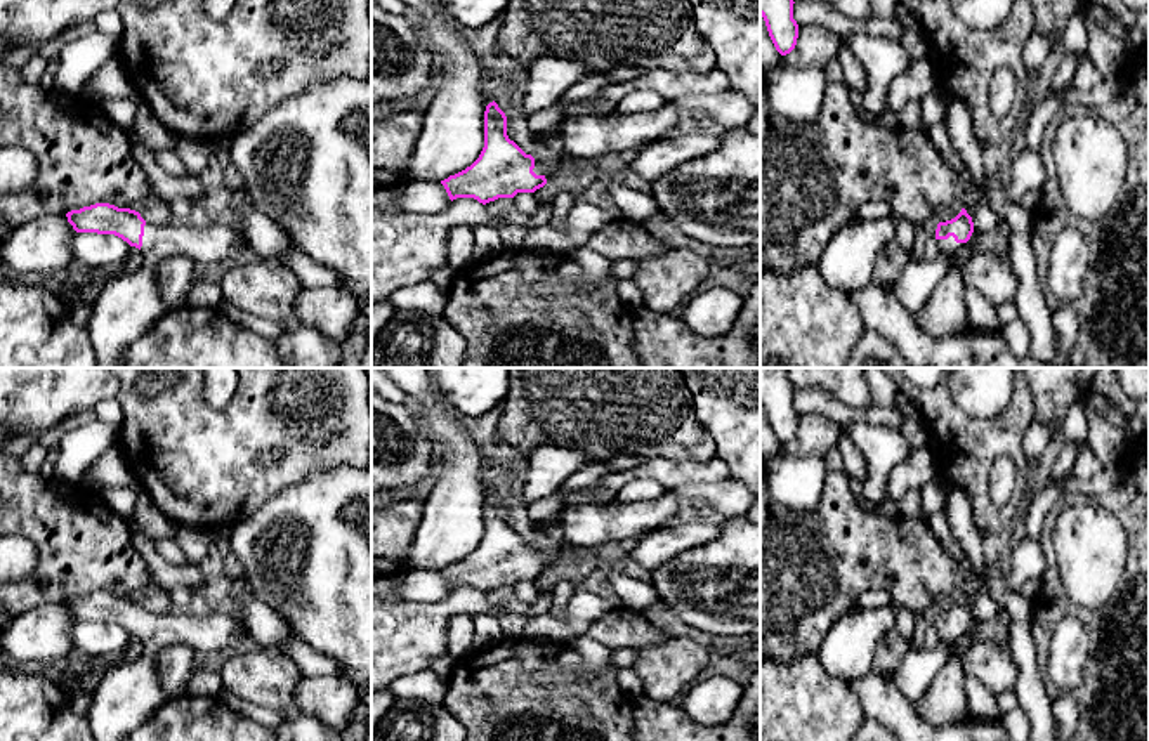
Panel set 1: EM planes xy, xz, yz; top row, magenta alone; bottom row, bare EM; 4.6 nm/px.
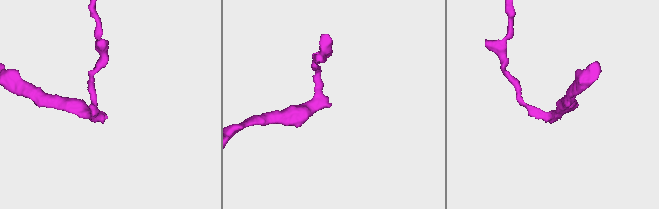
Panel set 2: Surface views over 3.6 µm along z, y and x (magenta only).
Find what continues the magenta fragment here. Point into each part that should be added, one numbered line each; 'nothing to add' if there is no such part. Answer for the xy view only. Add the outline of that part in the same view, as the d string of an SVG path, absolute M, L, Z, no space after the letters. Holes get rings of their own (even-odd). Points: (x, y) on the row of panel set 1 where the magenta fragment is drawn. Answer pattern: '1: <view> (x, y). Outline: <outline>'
1: xy (129, 306). Outline: M181 220L167 226L146 222L141 267L111 278L94 302L87 330L95 351L95 368L127 368L123 356L128 345L168 312L156 281L160 262L186 255L196 264L222 264L245 246L246 238L222 224L193 227Z

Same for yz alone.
1: yz (945, 313). Outline: M953 236L936 239L939 253L946 257L946 272L929 297L925 307L915 316L915 323L934 338L962 333L968 328L965 286L960 274L958 255L967 243L956 243Z

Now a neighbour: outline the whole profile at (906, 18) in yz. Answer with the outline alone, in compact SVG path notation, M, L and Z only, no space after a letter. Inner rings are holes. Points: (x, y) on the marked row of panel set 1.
M903 3L897 5L894 19L906 31L918 31L920 30L918 16L911 9L908 9L906 5L903 5Z

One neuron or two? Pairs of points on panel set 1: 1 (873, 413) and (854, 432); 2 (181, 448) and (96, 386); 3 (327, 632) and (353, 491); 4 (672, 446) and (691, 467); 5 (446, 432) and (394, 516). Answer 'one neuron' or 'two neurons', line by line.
1: two neurons
2: two neurons
3: one neuron
4: two neurons
5: two neurons

